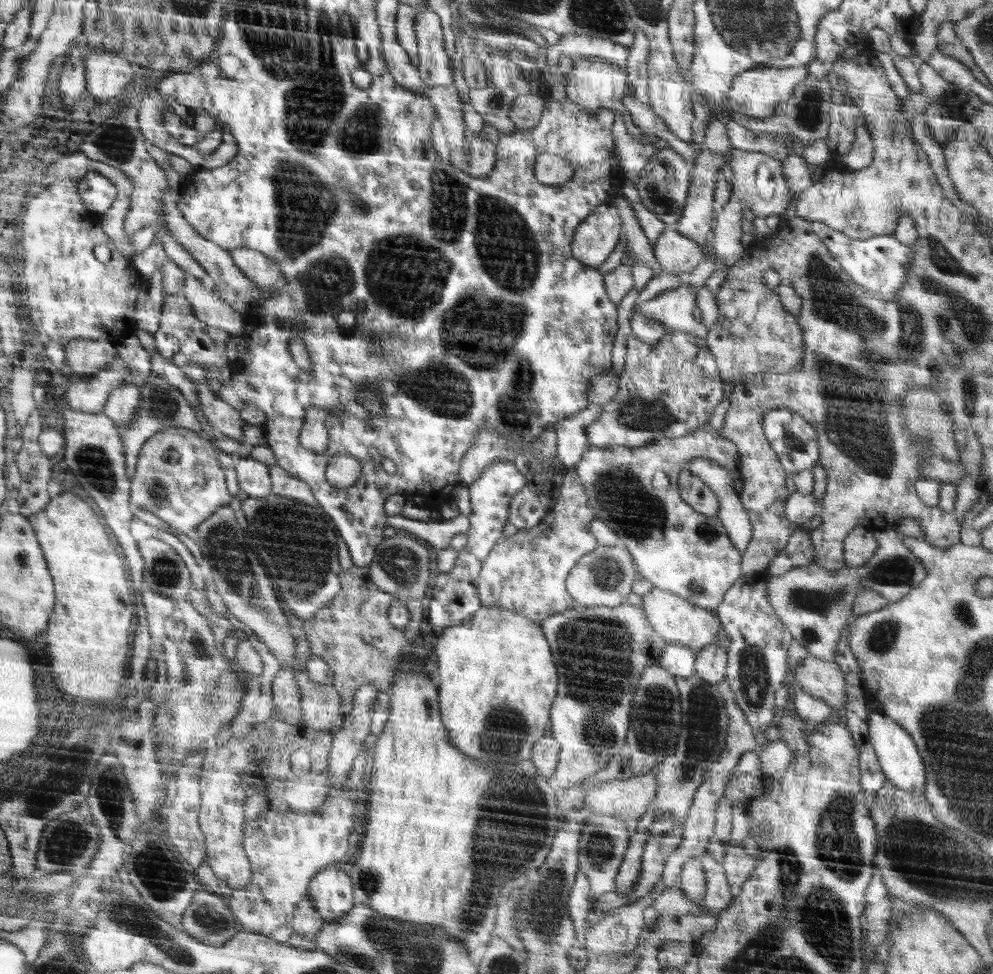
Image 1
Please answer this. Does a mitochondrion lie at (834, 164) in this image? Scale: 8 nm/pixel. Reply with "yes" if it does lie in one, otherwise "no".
no

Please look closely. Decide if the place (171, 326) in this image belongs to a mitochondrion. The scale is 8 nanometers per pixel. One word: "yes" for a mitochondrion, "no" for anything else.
no

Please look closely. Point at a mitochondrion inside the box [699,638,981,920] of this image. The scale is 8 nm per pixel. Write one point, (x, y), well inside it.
(753, 684)

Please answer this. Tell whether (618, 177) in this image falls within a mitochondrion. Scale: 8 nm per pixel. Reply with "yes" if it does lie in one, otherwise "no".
no

